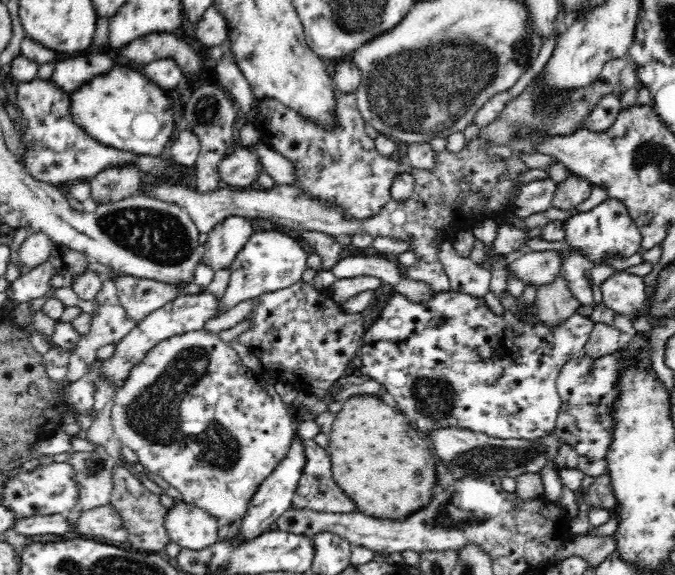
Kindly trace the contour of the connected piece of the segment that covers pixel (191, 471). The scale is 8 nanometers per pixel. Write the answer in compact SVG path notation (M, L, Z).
M205 329L188 331L166 338L154 345L154 348L144 356L142 362L132 368L132 372L129 373L123 386L117 390L111 418L115 438L122 446L128 446L130 450L136 452L139 462L145 468L162 477L169 485L182 493L184 502L196 505L216 517L221 524L228 525L236 520L240 521L246 514L251 498L255 496L260 484L263 484L263 481L273 472L272 470L280 464L280 460L284 460L284 456L288 454L288 448L292 444L292 438L295 436L294 410L282 402L275 386L268 385L260 375L254 374L248 366L244 366L238 352L230 348L228 343L222 342L218 333Z

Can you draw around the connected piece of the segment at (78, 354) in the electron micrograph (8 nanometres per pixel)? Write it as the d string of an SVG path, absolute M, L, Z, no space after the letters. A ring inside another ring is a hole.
M101 275L102 288L96 295L98 308L91 318L90 332L86 336L81 336L76 349L70 354L70 362L68 366L67 377L70 383L81 380L87 374L87 366L90 365L97 358L97 351L108 344L116 345L136 326L135 320L130 320L126 316L125 308L121 305L118 298L118 289L116 283Z

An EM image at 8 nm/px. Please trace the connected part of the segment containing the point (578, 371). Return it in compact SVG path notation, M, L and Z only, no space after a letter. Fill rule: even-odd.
M637 333L623 349L613 354L592 359L582 354L572 358L560 372L557 379L557 392L561 399L561 408L557 417L555 434L577 452L578 467L585 476L600 477L608 472L606 453L612 442L612 433L616 423L612 419L614 402L620 394L618 378L620 372L637 364L639 370L649 370L654 374L652 361L648 357L650 343L644 333Z

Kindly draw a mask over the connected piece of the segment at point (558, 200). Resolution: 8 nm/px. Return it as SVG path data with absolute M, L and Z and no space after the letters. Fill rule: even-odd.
M568 176L566 180L557 184L554 198L552 199L552 207L558 210L571 210L584 202L592 192L594 184L588 182L583 176Z

